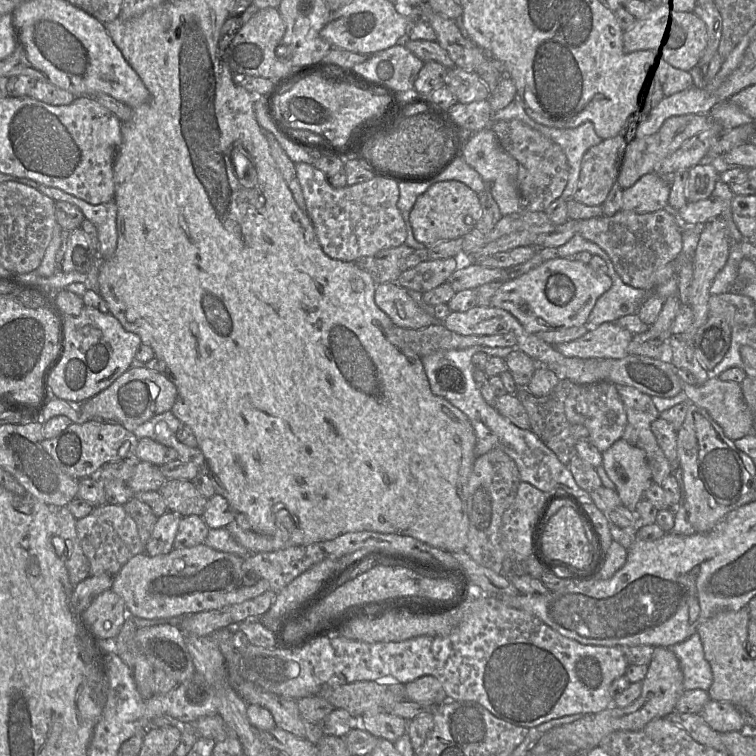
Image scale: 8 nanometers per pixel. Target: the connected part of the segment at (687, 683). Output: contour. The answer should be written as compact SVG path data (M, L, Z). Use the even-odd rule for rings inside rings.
M697 632L683 642L670 648L677 656L683 672L685 690L702 689L708 691L713 675L709 662L704 656L703 645Z

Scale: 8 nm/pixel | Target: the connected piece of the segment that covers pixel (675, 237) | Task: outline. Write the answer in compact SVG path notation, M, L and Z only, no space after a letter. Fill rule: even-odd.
M669 208L647 214L619 211L613 216L577 220L578 232L587 241L599 246L611 260L622 281L646 292L654 290L654 273L674 262L682 252L683 229L677 213Z

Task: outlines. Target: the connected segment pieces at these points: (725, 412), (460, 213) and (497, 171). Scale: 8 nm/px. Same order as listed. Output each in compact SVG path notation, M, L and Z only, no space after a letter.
M710 376L702 385L683 381L682 392L691 404L705 409L732 441L753 432L753 414L745 402L741 384Z
M448 180L433 184L416 199L409 221L416 241L424 248L431 248L470 233L480 217L481 204L478 194L462 182Z
M490 127L472 133L460 156L463 156L466 163L488 184L502 216L520 211L520 195L516 184L518 164L502 149L496 134Z

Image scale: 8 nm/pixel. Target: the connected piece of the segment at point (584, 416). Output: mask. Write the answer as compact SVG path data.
M610 382L575 385L565 401L565 415L569 422L585 426L589 432L588 440L602 453L622 438L627 425L627 413L616 385Z

